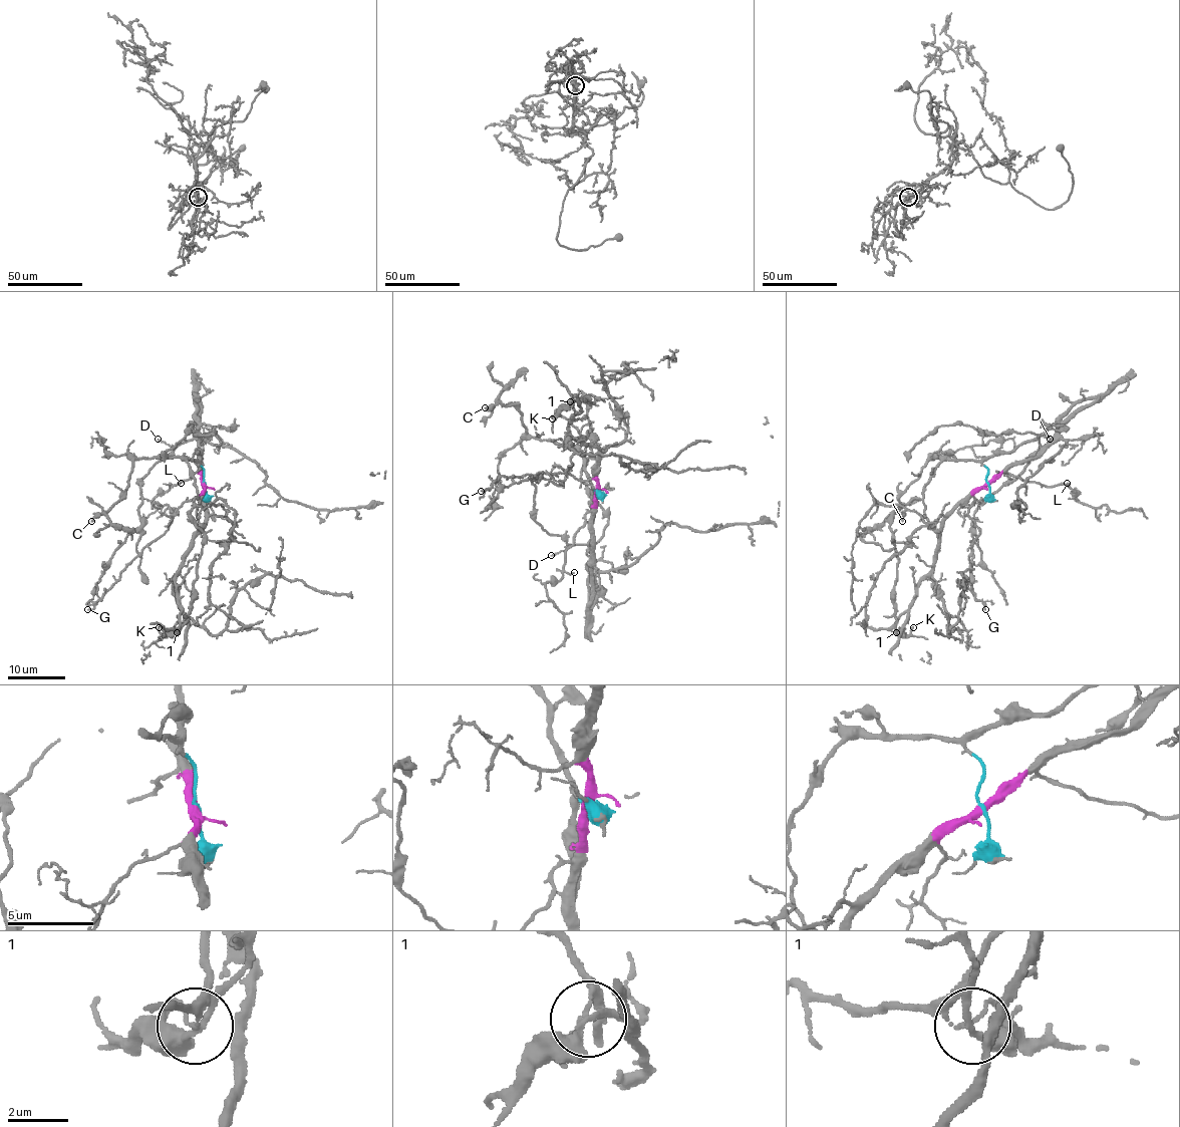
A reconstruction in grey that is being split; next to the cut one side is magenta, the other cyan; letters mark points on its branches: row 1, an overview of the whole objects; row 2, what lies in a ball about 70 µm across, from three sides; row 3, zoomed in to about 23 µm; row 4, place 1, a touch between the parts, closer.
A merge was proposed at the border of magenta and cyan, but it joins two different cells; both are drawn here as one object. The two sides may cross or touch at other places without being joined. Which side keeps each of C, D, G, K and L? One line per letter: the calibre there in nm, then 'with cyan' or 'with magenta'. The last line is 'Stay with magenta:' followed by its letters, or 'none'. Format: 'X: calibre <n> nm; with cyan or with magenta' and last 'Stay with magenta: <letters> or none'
C: calibre 150 nm; with cyan
D: calibre 130 nm; with cyan
G: calibre 110 nm; with magenta
K: calibre 150 nm; with cyan
L: calibre 100 nm; with magenta
Stay with magenta: G, L

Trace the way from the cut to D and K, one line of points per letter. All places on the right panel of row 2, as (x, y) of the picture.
D: (987, 483), (984, 460), (1012, 453), (1037, 439), (1040, 447), (1046, 446), (1050, 439)
K: (987, 483), (979, 462), (943, 460), (923, 498), (892, 515), (897, 633), (912, 627)

